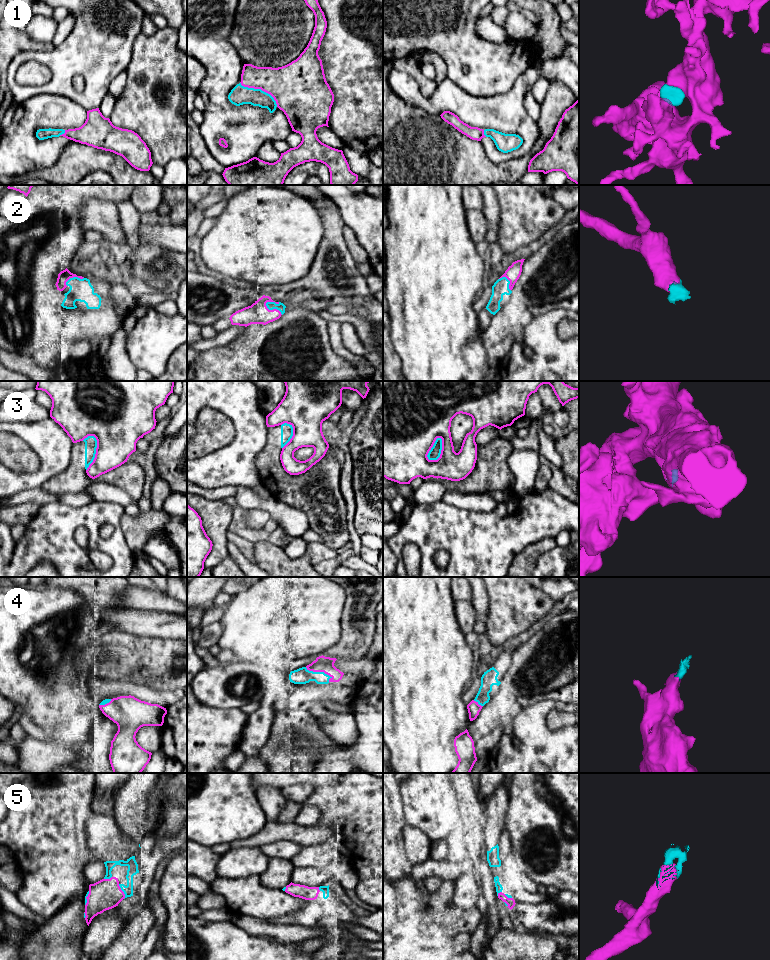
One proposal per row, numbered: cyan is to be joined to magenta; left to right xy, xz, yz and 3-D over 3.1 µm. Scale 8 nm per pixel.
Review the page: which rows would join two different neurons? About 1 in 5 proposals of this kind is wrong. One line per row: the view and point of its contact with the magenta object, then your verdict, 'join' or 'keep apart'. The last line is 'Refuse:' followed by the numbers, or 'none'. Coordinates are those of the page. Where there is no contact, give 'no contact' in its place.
1: contact xz (260, 88); join
2: contact xz (273, 309); join
3: contact yz (431, 447); keep apart
4: contact xz (319, 671); join
5: contact xy (122, 891); join
Refuse: 3

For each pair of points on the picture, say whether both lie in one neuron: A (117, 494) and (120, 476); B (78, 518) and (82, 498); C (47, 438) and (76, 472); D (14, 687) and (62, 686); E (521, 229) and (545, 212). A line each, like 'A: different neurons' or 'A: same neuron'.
A: different neurons
B: different neurons
C: different neurons
D: same neuron
E: same neuron

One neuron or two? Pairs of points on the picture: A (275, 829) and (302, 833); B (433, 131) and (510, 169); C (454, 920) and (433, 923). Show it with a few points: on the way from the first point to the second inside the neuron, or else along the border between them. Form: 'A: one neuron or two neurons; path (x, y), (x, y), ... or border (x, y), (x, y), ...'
A: one neuron; path (282, 832), (295, 833)
B: one neuron; path (452, 150), (472, 170), (491, 170)
C: two neurons; border (448, 905), (443, 918)

